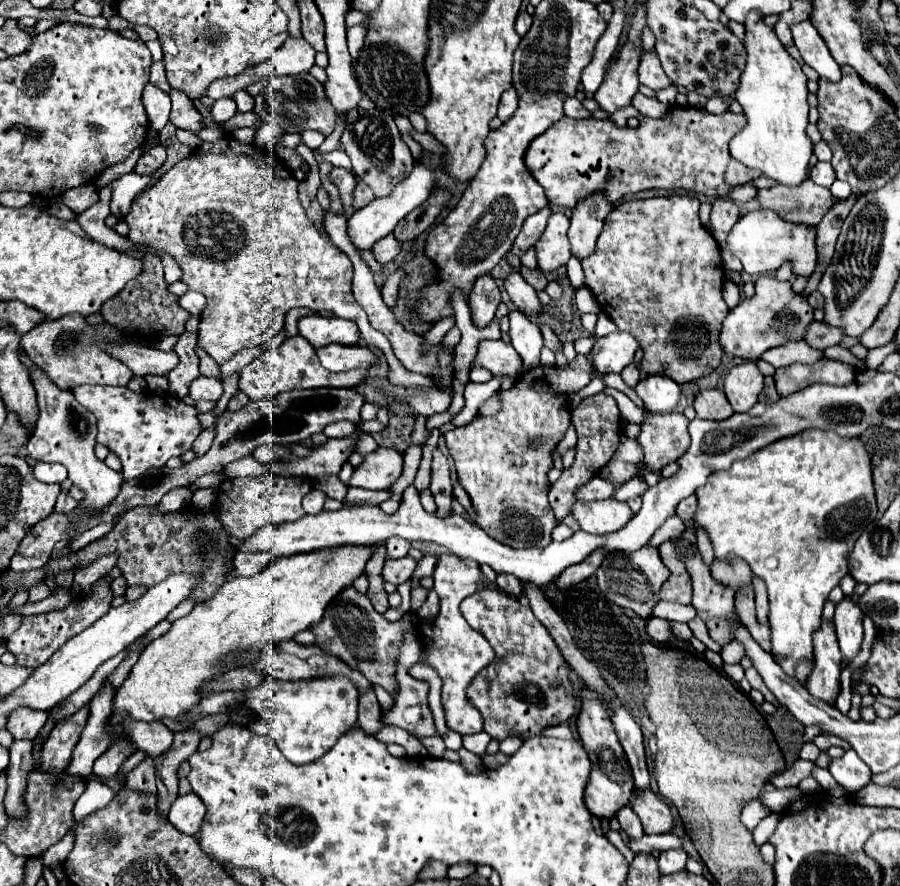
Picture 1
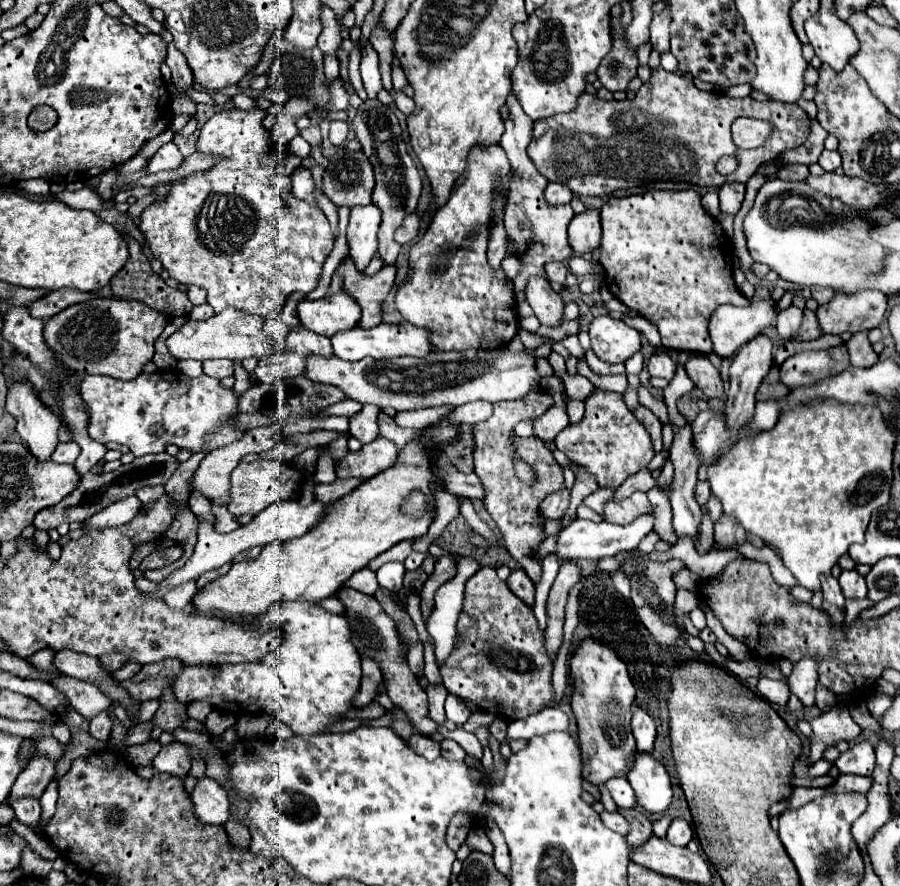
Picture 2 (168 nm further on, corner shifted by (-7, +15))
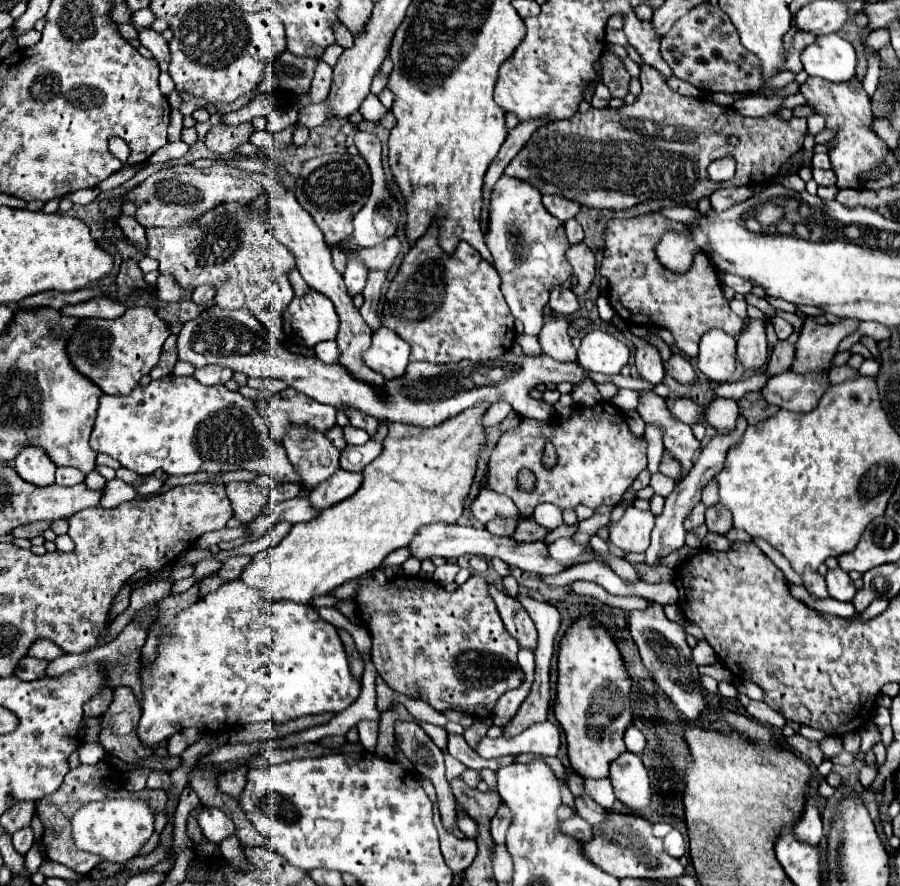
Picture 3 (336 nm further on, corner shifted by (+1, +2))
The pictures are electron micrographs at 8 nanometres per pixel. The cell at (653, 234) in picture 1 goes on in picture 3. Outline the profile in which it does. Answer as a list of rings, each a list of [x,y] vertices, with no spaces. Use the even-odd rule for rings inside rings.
[[[657,212],[609,222],[605,226],[605,250],[599,272],[609,282],[607,298],[621,320],[633,326],[665,328],[673,334],[675,346],[685,356],[697,358],[697,344],[707,330],[723,328],[737,338],[745,330],[745,322],[731,312],[729,300],[723,296],[717,280],[717,270],[707,254],[697,252],[687,272],[671,272],[659,264],[655,246],[667,232],[683,234],[687,226]]]

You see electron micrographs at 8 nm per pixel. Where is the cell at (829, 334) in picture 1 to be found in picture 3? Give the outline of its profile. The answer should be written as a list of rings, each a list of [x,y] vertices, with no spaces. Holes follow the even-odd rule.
[[[779,340],[771,350],[767,374],[773,376],[773,374],[781,374],[781,372],[789,370],[793,364],[793,358],[795,358],[795,346],[789,344],[787,340]]]

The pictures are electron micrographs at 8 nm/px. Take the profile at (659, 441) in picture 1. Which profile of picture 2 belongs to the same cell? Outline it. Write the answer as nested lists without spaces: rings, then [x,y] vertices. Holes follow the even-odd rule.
[[[641,469],[639,473],[635,473],[633,477],[629,477],[613,495],[613,499],[621,501],[623,497],[629,497],[635,491],[649,491],[655,487],[655,479],[651,477],[651,473],[647,469]]]

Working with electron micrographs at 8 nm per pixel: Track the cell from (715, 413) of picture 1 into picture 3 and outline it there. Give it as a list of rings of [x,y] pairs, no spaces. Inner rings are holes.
[[[675,354],[671,356],[671,360],[667,362],[667,372],[679,382],[679,384],[699,384],[699,378],[697,378],[697,372],[695,368],[689,364],[689,360],[685,360],[683,356]]]

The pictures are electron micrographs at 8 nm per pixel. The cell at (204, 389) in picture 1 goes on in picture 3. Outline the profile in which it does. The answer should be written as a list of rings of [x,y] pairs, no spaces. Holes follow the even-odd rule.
[[[205,366],[201,370],[195,370],[195,374],[193,374],[193,378],[197,378],[205,386],[225,384],[231,376],[233,376],[233,372],[229,368],[221,368],[221,366]]]

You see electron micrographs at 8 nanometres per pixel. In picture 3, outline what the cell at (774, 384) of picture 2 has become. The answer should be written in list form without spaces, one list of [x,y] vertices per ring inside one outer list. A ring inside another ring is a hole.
[[[749,392],[739,400],[739,412],[747,418],[749,424],[757,424],[757,422],[763,422],[765,418],[771,418],[773,414],[777,414],[779,408],[767,404],[761,392]]]

